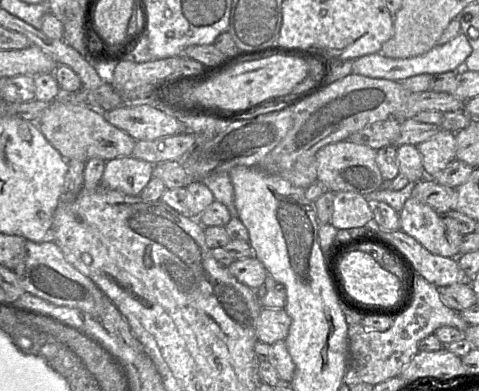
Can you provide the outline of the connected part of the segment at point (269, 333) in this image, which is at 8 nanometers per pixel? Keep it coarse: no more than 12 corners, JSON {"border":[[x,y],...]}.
{"border":[[262,308],[258,341],[285,340],[291,318],[284,308]]}

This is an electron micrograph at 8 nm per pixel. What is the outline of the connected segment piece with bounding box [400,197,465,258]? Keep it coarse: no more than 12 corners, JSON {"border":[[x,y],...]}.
{"border":[[410,197],[401,230],[430,252],[459,256],[463,236]]}

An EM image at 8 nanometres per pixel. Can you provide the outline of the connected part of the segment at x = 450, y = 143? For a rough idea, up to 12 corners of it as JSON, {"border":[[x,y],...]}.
{"border":[[441,129],[417,145],[425,176],[456,159],[455,133]]}

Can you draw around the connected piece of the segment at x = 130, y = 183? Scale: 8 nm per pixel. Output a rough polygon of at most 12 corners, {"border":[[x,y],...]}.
{"border":[[133,157],[106,161],[101,185],[139,196],[153,164]]}

